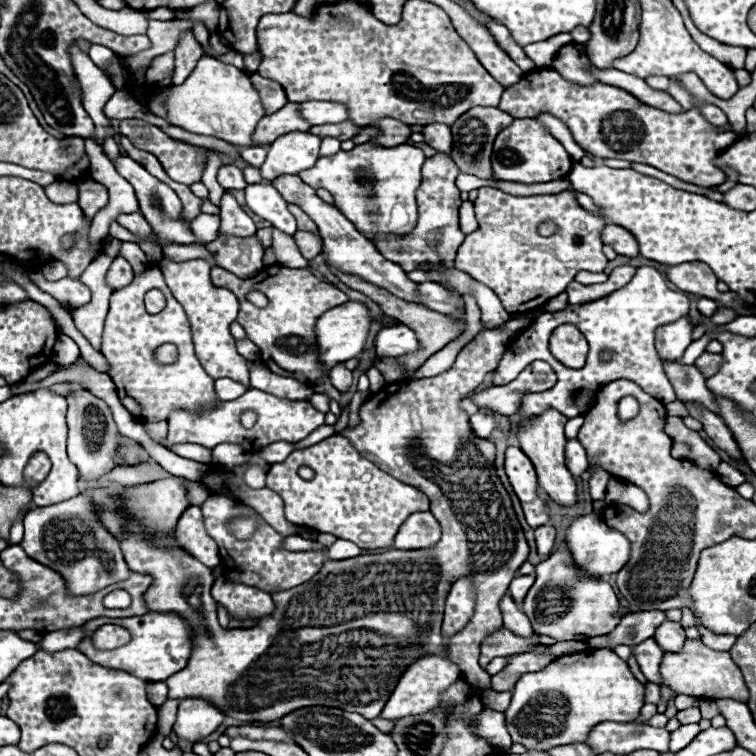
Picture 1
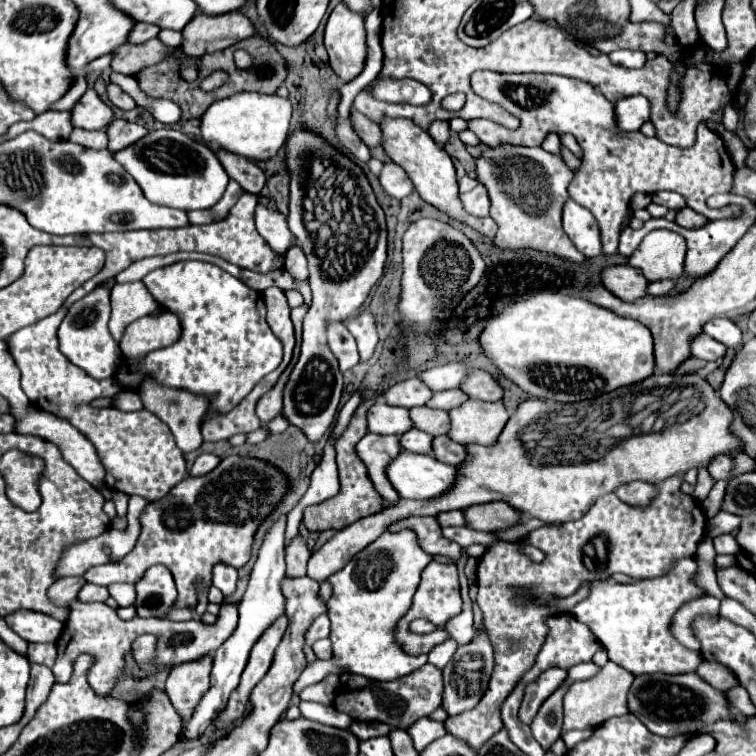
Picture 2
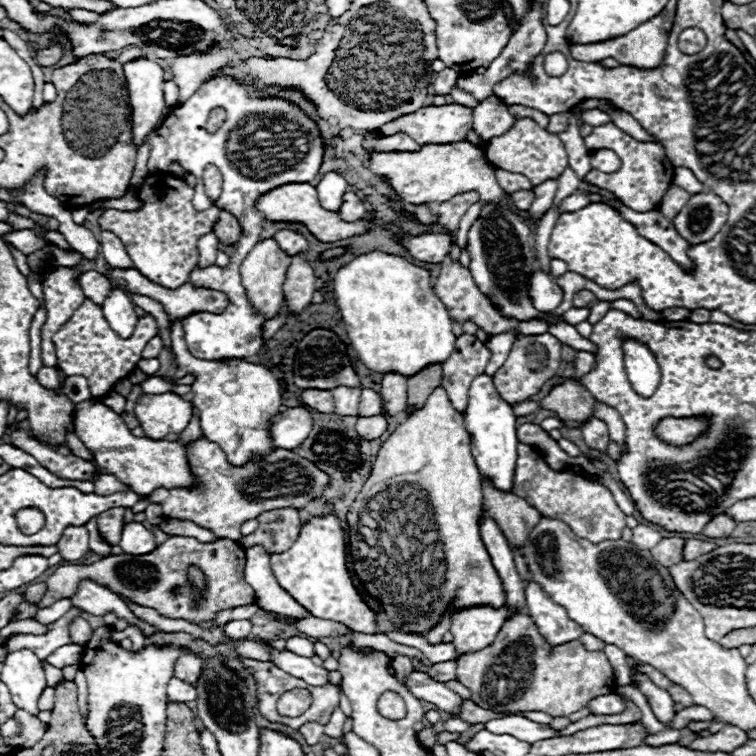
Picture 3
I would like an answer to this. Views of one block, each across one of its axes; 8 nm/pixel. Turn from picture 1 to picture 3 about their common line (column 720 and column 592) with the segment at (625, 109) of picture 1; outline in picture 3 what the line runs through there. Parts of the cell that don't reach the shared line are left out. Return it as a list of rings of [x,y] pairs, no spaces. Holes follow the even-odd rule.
[[[612,122],[610,124],[604,124],[604,126],[596,126],[592,130],[592,134],[588,134],[584,138],[586,142],[586,148],[588,150],[600,150],[600,148],[610,148],[618,154],[618,158],[622,160],[622,166],[618,172],[612,172],[612,174],[604,174],[604,172],[598,172],[598,170],[592,170],[586,174],[584,182],[588,184],[596,184],[604,190],[610,190],[612,194],[616,194],[616,198],[632,208],[634,212],[650,212],[650,210],[656,210],[666,194],[666,190],[670,188],[672,184],[672,178],[674,178],[674,166],[666,160],[666,154],[664,154],[664,148],[660,144],[650,144],[650,142],[638,142],[630,136],[626,136],[618,126],[614,126]]]

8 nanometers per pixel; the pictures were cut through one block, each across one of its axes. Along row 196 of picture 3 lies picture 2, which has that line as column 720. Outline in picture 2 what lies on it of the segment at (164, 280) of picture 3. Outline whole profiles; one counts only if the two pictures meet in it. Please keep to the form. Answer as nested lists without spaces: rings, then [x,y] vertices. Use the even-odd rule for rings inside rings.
[[[474,72],[470,78],[472,90],[490,100],[502,104],[510,114],[520,120],[518,130],[508,130],[496,126],[494,122],[476,120],[470,122],[470,130],[486,146],[540,146],[550,134],[572,134],[584,150],[582,168],[576,172],[574,182],[568,192],[578,204],[588,208],[600,226],[602,252],[614,254],[618,250],[618,236],[621,234],[622,220],[628,217],[630,198],[636,192],[654,194],[660,190],[672,190],[686,198],[686,204],[716,220],[716,210],[706,204],[706,198],[716,192],[730,192],[736,167],[724,150],[722,138],[708,130],[702,122],[698,124],[698,138],[692,148],[676,148],[660,142],[658,138],[648,138],[642,132],[624,132],[616,124],[614,104],[606,100],[600,90],[592,84],[556,76],[556,74],[498,74],[498,72]]]

